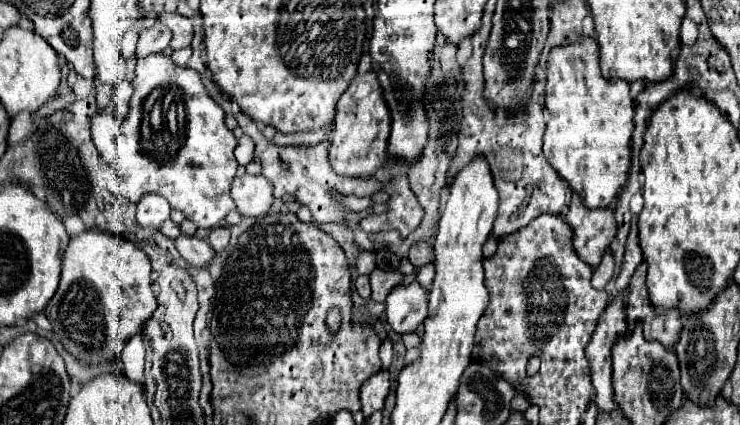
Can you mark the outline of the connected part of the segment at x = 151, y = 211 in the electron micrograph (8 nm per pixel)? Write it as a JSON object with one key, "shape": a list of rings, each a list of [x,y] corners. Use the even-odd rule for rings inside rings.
{"shape":[[[144,195],[136,205],[136,221],[142,227],[160,227],[170,217],[170,205],[160,195]]]}

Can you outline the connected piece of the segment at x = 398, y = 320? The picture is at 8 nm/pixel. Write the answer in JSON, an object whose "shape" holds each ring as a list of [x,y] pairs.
{"shape":[[[416,281],[408,285],[398,285],[386,299],[386,321],[398,335],[416,331],[426,319],[426,315],[428,293]]]}

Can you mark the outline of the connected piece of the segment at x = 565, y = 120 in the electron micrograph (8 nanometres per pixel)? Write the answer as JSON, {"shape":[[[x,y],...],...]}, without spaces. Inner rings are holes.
{"shape":[[[578,37],[574,43],[568,43],[564,47],[554,47],[550,51],[548,57],[548,79],[546,79],[546,109],[548,109],[548,125],[546,125],[546,133],[544,133],[544,155],[550,161],[550,165],[558,171],[558,175],[572,187],[572,191],[576,191],[582,199],[582,203],[590,209],[598,209],[598,207],[610,207],[612,201],[620,195],[622,187],[628,183],[628,175],[630,175],[630,165],[632,165],[632,155],[630,155],[630,143],[632,143],[632,131],[634,131],[634,103],[630,99],[630,85],[626,81],[616,81],[610,83],[608,79],[602,77],[600,73],[600,63],[598,63],[598,43],[592,37]]]}

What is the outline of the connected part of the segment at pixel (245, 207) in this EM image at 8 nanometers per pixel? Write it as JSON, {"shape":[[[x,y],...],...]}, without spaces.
{"shape":[[[244,173],[232,181],[232,199],[242,215],[260,217],[272,205],[272,183],[264,175]]]}

